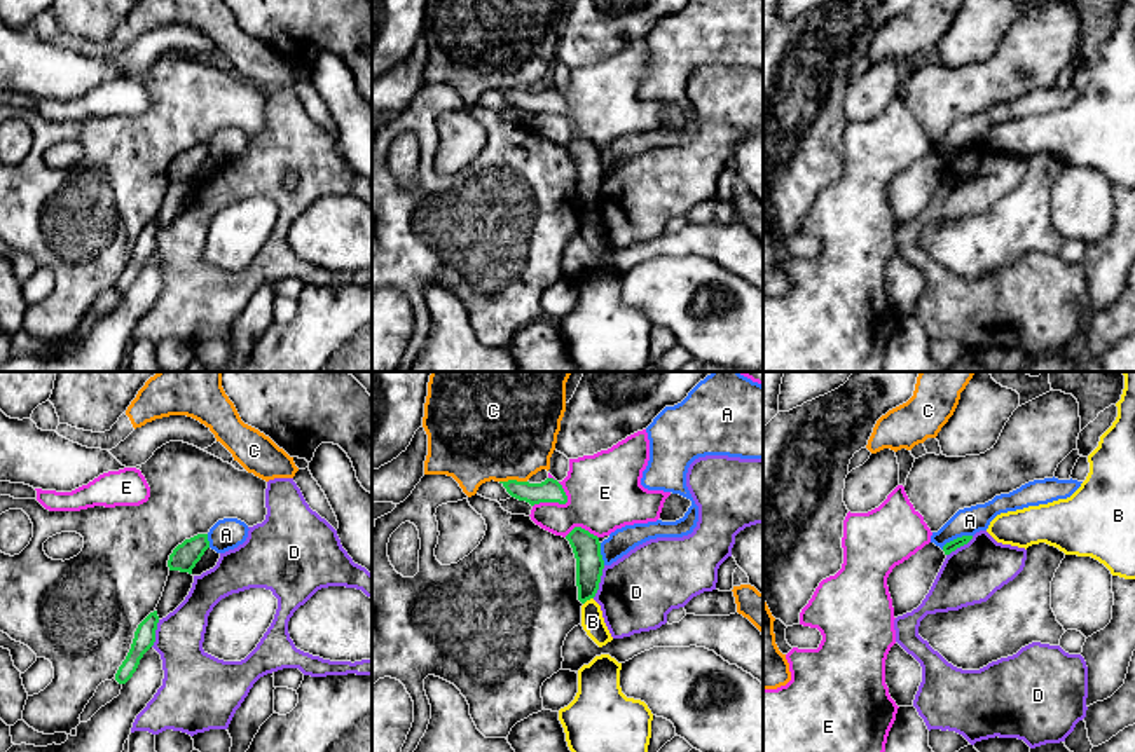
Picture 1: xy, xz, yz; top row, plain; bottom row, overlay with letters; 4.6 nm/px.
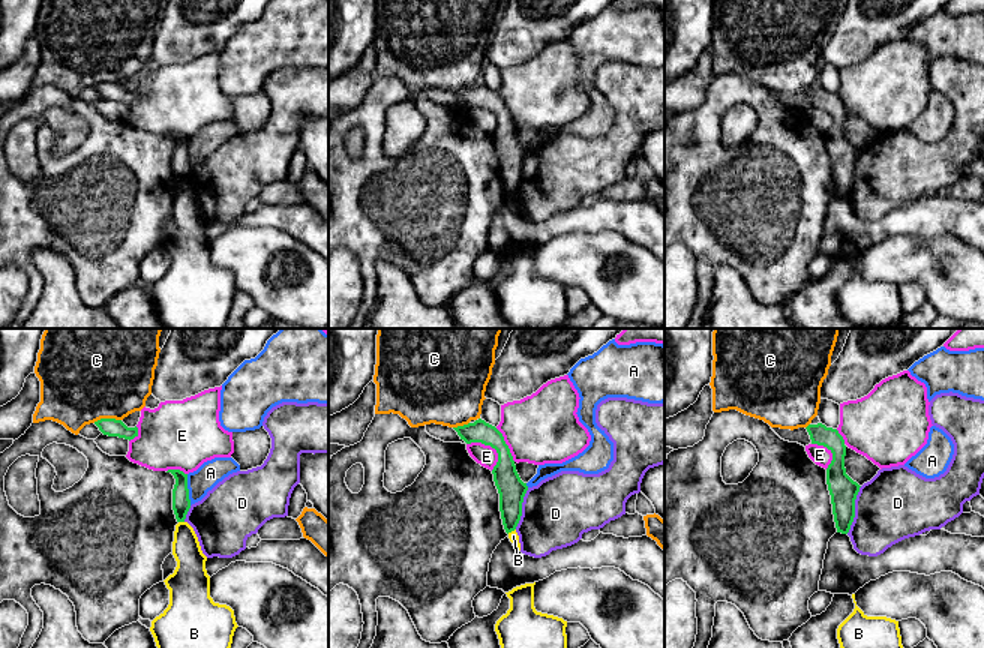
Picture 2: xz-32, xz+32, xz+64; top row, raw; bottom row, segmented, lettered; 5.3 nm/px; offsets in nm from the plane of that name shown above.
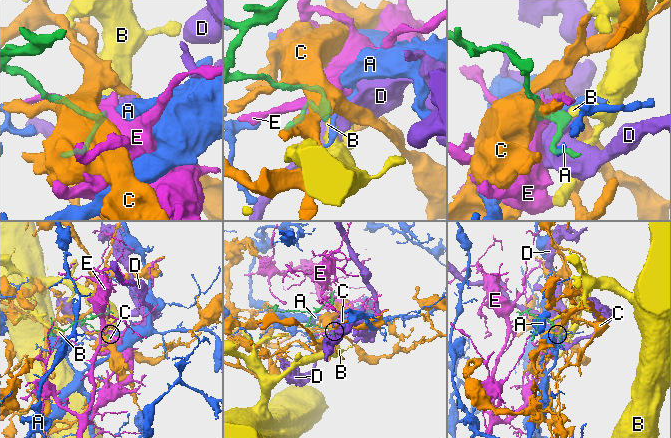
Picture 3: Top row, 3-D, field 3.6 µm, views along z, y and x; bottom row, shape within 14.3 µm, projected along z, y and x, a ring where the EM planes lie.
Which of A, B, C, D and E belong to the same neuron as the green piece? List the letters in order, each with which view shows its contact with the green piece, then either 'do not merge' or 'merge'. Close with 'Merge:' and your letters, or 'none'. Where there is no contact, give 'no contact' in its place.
A: meets green in yz; do not merge
B: meets green in xz; do not merge
C: meets green in xz; do not merge
D: meets green in xz; do not merge
E: meets green in xz; do not merge
Merge: none

